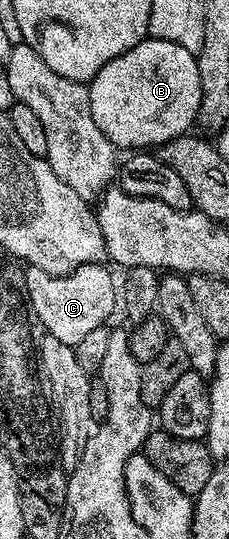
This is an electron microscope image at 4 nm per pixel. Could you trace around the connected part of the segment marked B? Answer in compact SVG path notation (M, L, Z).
M146 36L123 56L103 64L88 88L91 116L95 116L99 132L121 152L160 148L174 138L188 135L193 122L195 126L198 121L201 81L197 56L187 48L179 48L179 44L171 44L171 40Z

